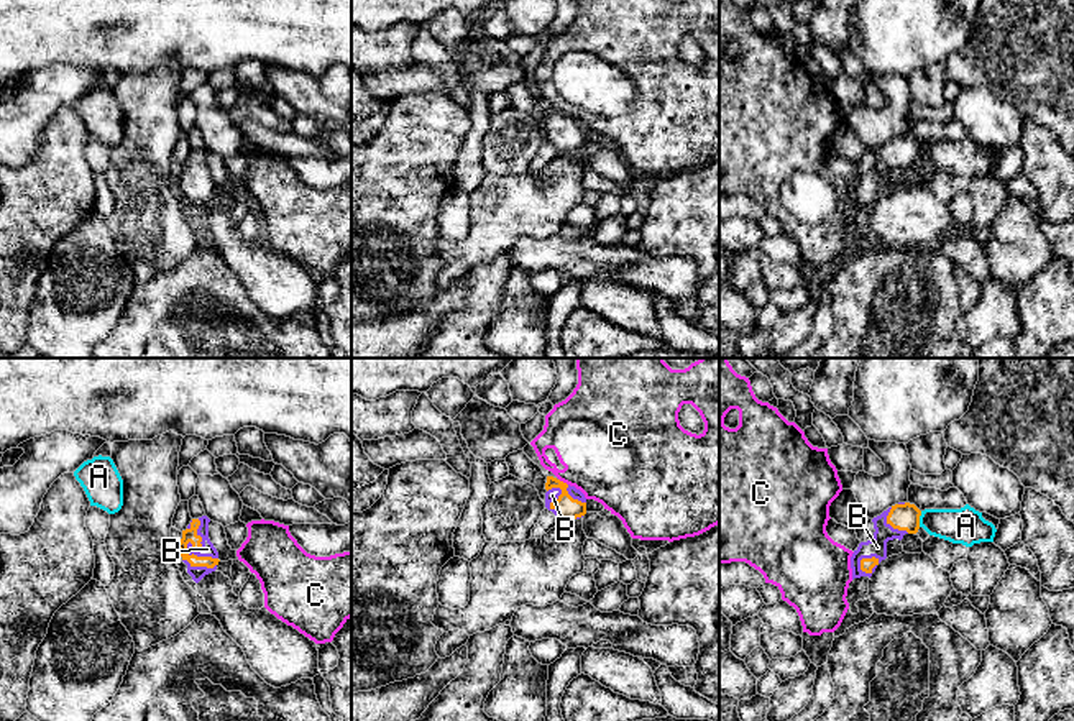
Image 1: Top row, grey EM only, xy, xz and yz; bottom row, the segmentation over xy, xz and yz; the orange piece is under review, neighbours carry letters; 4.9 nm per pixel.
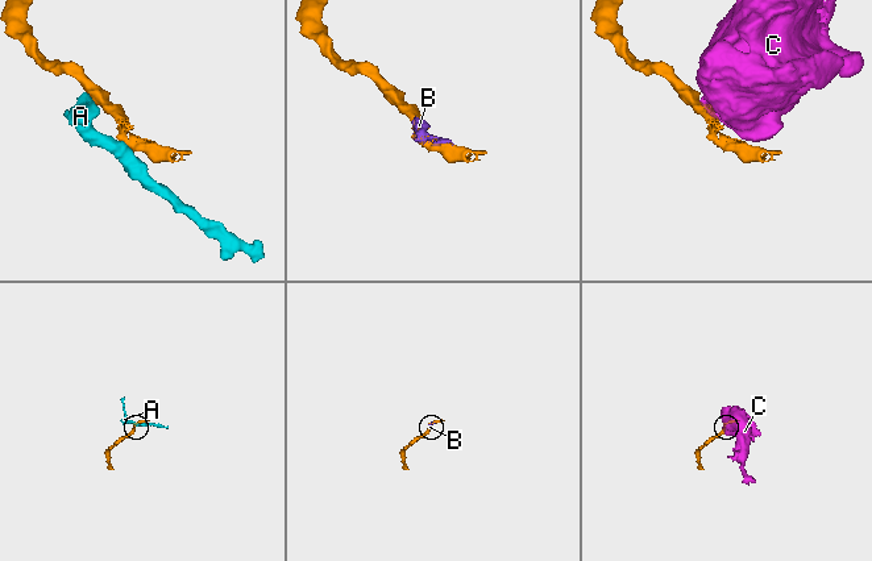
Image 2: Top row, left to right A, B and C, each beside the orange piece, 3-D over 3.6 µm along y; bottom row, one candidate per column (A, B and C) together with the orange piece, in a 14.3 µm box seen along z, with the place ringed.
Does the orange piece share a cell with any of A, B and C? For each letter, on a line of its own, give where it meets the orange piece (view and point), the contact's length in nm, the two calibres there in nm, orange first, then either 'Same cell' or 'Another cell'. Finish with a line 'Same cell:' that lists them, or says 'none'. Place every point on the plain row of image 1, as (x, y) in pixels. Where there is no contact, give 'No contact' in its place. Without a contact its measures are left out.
A: Touches orange at yz (918, 151). Shared border 80 nm. Thickness 130 nm (orange) against 180 nm. Another cell
B: Touches orange at xy (199, 179). Shared border 220 nm. Thickness 70 nm (orange) against 70 nm. Same cell
C: Touches orange at xz (562, 114). Shared border 60 nm. Thickness 110 nm (orange) against 420 nm. Another cell
Same cell: B

